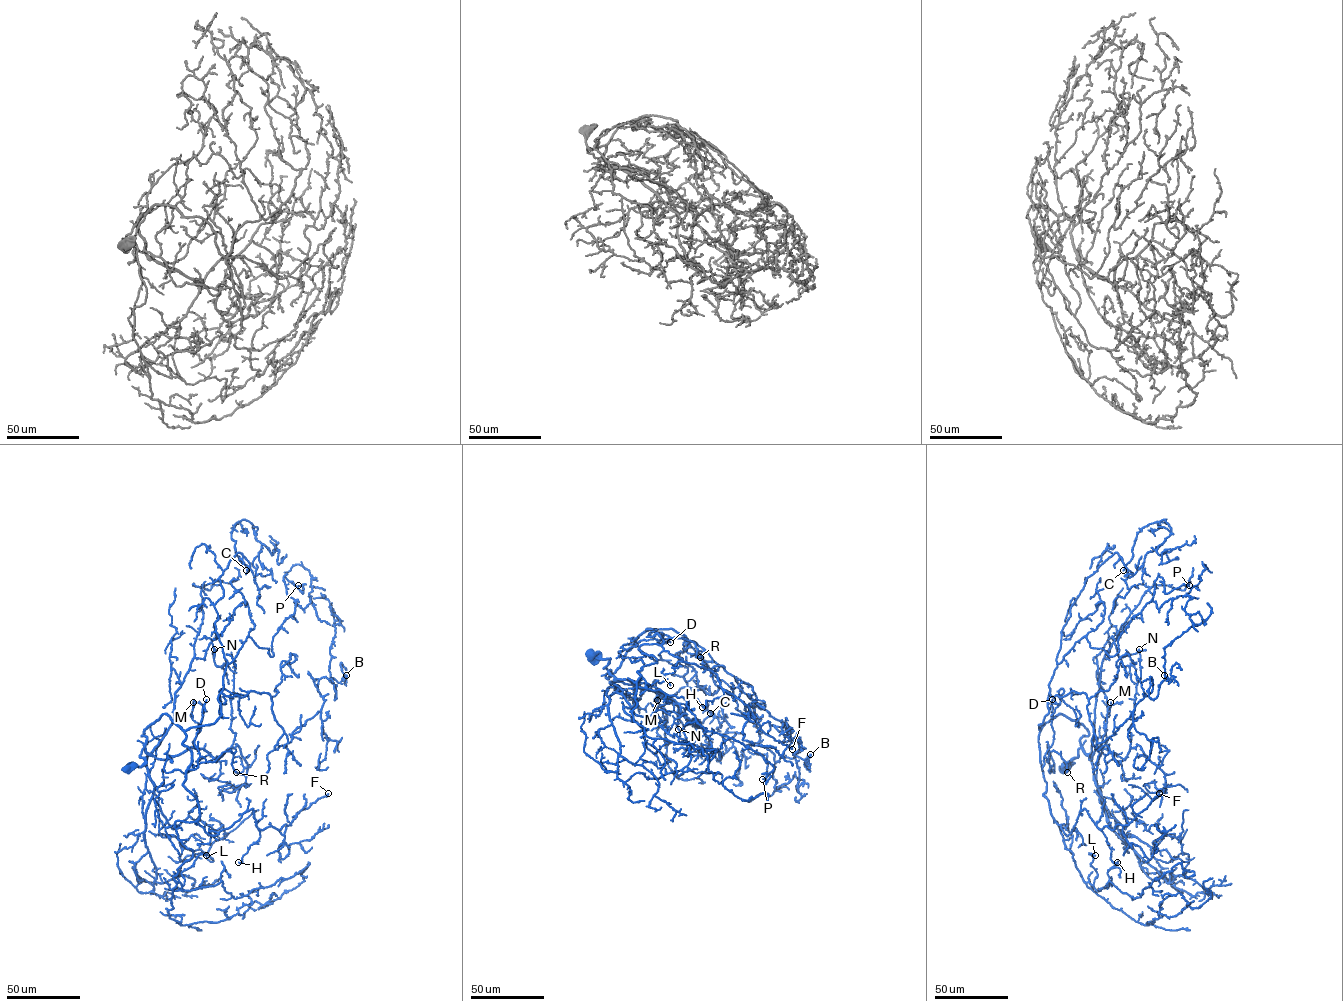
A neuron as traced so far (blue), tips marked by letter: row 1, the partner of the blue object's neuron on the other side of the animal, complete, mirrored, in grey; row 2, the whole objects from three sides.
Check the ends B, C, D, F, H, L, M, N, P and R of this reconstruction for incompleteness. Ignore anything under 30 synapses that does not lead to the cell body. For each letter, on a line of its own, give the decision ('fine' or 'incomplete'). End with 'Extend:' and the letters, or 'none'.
B: fine
C: fine
D: fine
F: incomplete
H: fine
L: fine
M: fine
N: fine
P: fine
R: incomplete
Extend: F, R

